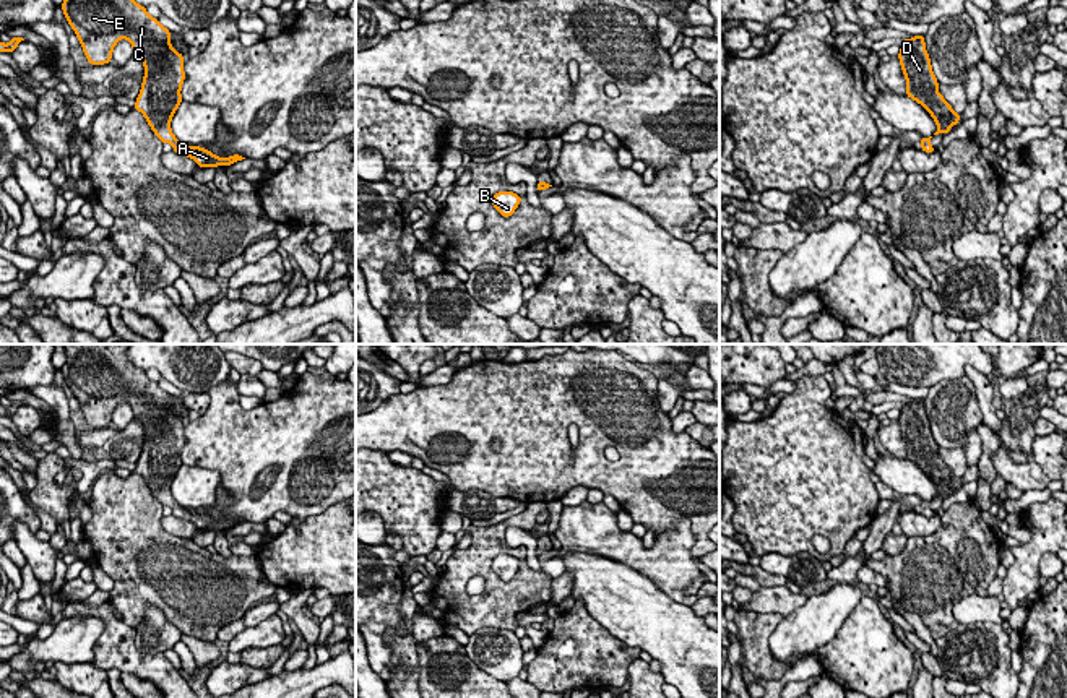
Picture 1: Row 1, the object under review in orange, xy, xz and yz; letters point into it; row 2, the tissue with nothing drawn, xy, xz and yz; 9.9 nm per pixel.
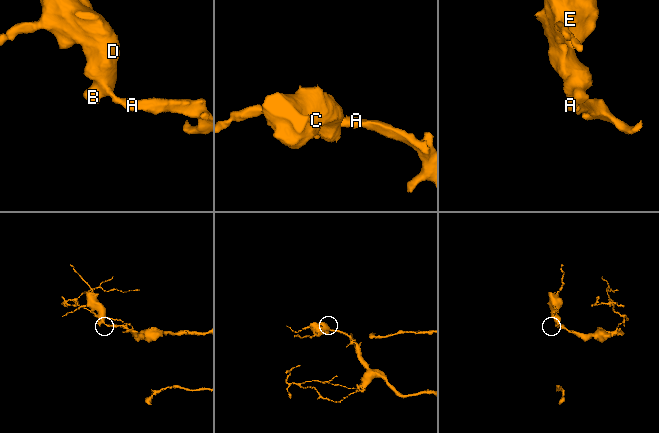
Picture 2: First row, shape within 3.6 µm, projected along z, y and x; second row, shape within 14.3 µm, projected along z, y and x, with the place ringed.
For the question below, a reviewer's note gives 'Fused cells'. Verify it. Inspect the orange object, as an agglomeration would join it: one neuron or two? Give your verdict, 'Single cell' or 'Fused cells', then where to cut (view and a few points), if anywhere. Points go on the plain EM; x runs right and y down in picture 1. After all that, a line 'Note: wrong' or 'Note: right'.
Single cell. No split
Note: wrong

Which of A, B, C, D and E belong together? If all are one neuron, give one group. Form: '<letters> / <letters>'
A B C D E

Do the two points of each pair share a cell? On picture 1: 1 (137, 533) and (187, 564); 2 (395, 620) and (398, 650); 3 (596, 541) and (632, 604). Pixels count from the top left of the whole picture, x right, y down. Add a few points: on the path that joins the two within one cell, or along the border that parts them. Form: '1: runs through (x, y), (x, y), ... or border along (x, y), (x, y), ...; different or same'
1: runs through (150, 546), (168, 564), (174, 564); same
2: border along (387, 627), (384, 641), (395, 671); different
3: border along (569, 551), (603, 554), (627, 564), (640, 573); different

